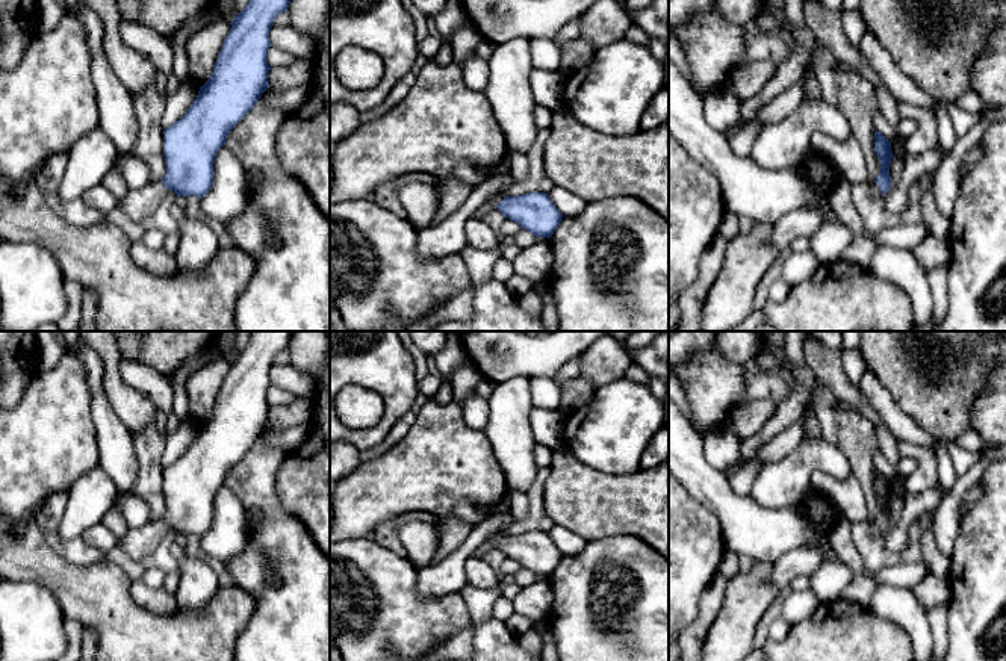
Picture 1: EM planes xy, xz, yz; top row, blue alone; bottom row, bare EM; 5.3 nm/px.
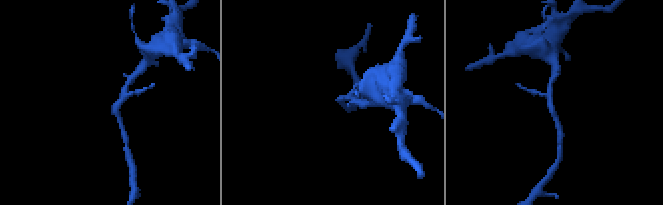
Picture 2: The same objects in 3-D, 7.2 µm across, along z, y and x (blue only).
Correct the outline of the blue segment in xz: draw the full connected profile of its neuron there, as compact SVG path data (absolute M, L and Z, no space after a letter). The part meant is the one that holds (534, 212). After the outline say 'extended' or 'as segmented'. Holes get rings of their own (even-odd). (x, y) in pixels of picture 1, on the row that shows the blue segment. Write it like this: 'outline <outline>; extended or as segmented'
outline M529 192L523 195L504 197L493 194L492 201L499 212L517 222L536 237L551 237L560 225L563 215L545 192Z; extended

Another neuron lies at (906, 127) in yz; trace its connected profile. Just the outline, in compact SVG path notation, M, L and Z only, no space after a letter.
M877 109L874 113L874 126L888 141L893 141L896 135L906 139L917 130L917 121L911 118L903 118L899 126L890 124L883 118L880 109Z

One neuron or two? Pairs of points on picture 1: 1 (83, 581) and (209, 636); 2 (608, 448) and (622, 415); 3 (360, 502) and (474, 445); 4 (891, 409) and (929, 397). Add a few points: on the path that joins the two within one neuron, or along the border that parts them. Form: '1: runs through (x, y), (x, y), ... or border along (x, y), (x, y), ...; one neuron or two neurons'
1: runs through (115, 613), (138, 636), (177, 636); one neuron
2: runs through (608, 440), (610, 433), (619, 422); one neuron
3: runs through (389, 486), (430, 471), (440, 462), (445, 462); one neuron
4: border along (878, 377), (891, 398), (925, 430); two neurons

